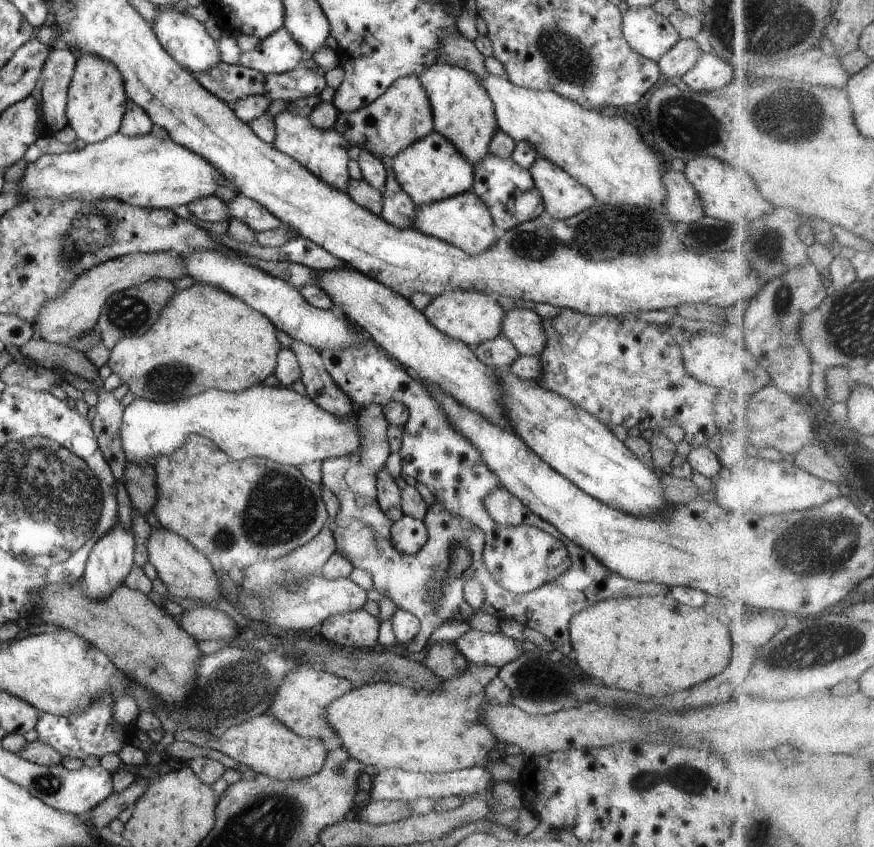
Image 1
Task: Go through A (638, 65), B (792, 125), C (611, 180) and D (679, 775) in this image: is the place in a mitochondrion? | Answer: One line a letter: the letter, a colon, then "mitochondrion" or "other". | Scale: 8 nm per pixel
A: other
B: mitochondrion
C: other
D: mitochondrion

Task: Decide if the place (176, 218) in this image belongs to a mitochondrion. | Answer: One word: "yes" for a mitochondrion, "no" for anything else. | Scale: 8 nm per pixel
no

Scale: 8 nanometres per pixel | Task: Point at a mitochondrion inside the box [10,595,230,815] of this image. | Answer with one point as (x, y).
(47, 784)

